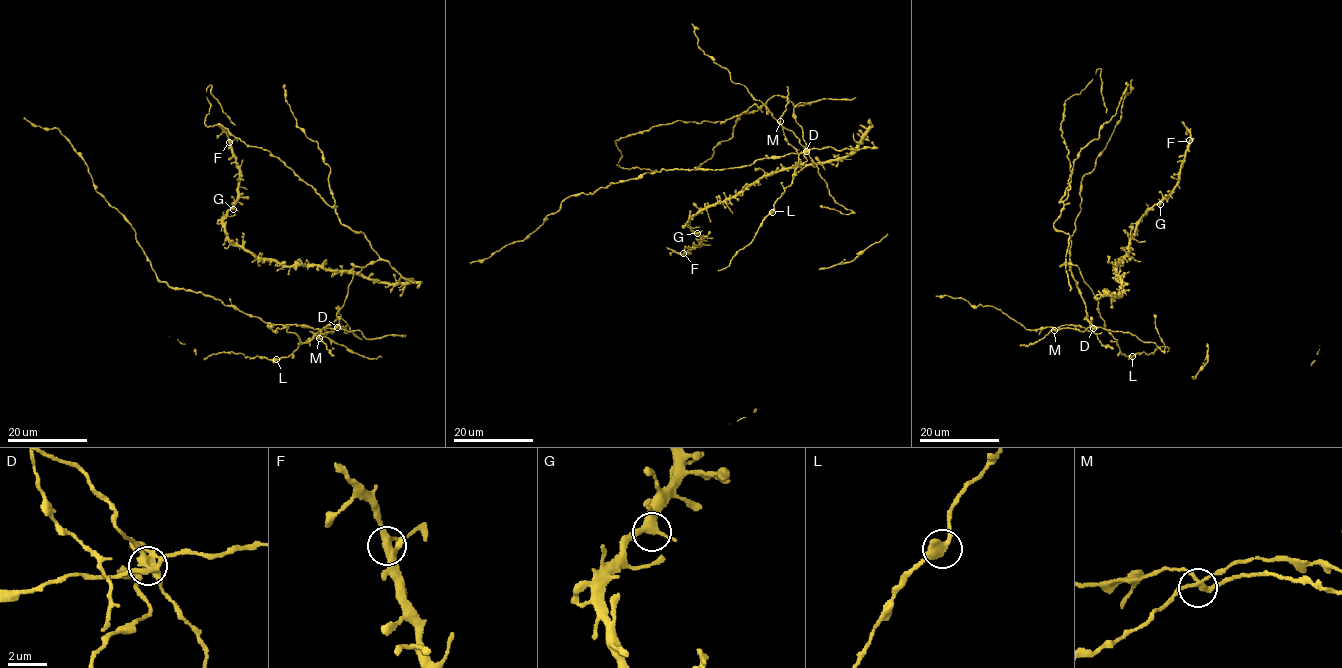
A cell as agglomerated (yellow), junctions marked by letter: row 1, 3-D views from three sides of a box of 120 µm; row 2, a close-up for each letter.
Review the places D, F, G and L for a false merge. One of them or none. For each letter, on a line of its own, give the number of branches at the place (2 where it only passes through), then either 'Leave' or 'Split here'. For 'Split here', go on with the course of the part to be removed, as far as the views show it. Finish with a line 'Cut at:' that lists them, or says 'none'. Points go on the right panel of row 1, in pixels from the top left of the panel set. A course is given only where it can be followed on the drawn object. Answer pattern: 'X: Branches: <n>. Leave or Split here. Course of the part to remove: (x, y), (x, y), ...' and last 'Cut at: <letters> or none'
D: Branches: 5. Split here. Course of the part to remove: (1093, 328), (1083, 331), (1046, 327), (1025, 329), (992, 306), (972, 306), (960, 298), (935, 296)
F: Branches: 4. Leave
G: Branches: 4. Leave
L: Branches: 3. Leave
Cut at: D

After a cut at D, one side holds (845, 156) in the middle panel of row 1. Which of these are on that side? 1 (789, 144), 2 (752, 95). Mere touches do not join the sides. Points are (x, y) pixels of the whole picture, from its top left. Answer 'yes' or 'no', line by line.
1: no
2: no

